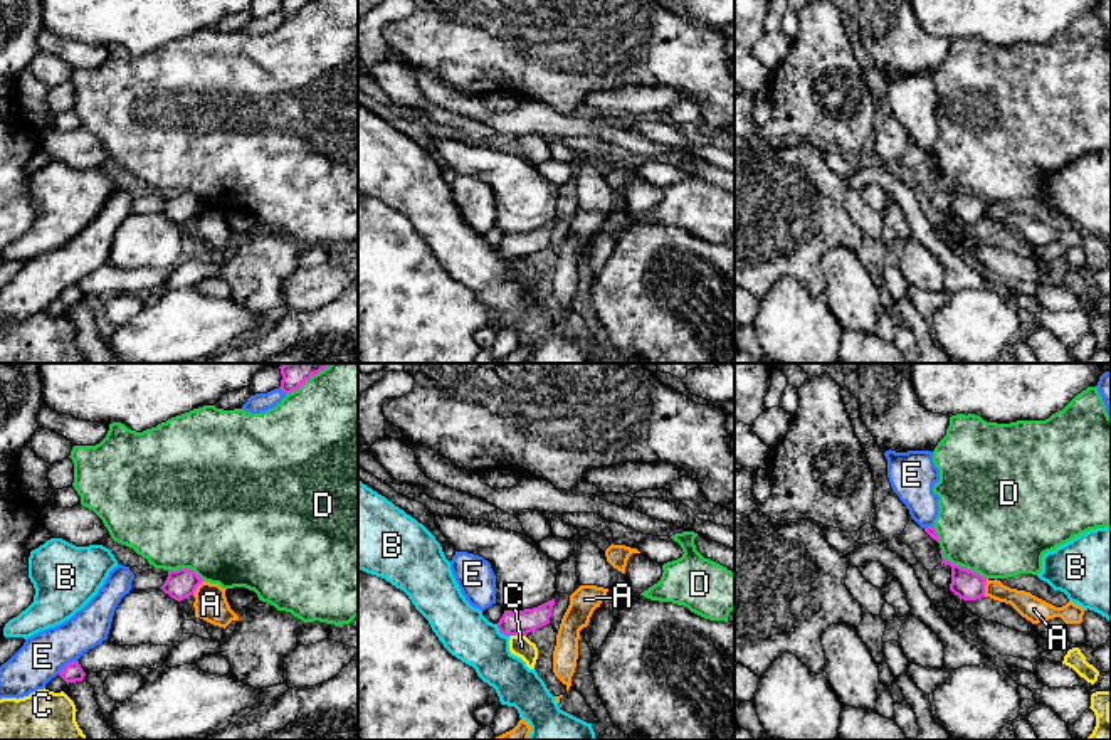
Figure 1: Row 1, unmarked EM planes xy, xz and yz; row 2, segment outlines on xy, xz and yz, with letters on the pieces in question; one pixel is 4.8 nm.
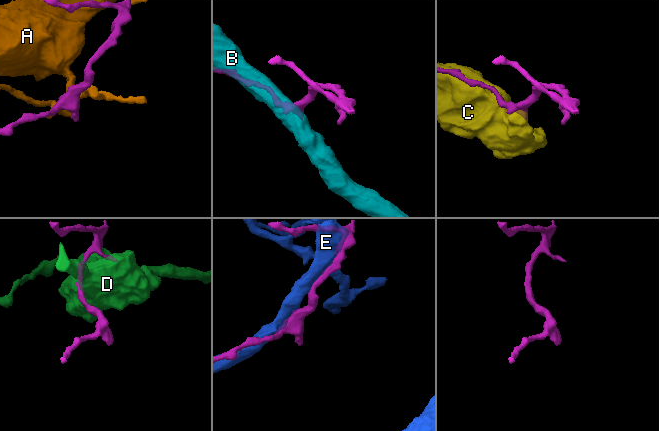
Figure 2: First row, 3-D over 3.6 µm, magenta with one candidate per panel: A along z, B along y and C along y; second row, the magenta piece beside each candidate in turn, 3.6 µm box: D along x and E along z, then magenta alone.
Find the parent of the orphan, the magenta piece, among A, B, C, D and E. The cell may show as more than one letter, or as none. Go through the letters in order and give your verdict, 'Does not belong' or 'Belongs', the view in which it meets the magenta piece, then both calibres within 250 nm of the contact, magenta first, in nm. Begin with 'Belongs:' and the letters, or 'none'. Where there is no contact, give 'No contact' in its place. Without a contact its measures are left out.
Belongs: A
A: Belongs. Touches magenta in yz. Thickness 140 nm (magenta) against 120 nm
B: Does not belong. Touches magenta in xz. Thickness 120 nm (magenta) against 240 nm
C: Does not belong. Touches magenta in xz. Thickness 120 nm (magenta) against 100 nm
D: Does not belong. Touches magenta in yz. Thickness 140 nm (magenta) against 480 nm
E: Does not belong. Touches magenta in xy. Thickness 90 nm (magenta) against 220 nm

